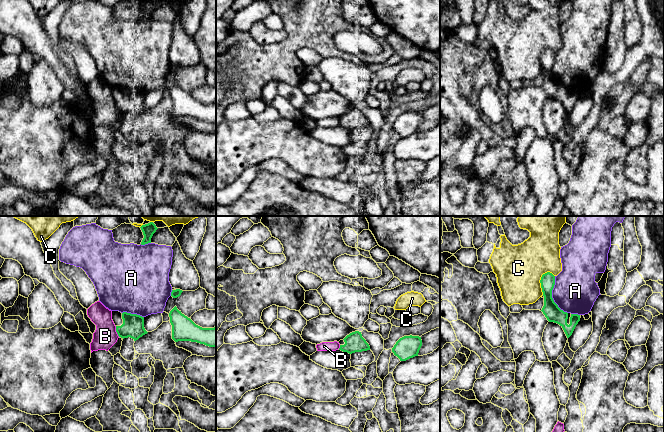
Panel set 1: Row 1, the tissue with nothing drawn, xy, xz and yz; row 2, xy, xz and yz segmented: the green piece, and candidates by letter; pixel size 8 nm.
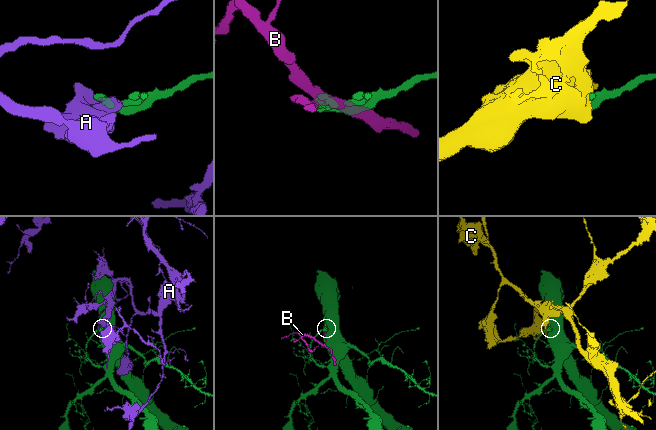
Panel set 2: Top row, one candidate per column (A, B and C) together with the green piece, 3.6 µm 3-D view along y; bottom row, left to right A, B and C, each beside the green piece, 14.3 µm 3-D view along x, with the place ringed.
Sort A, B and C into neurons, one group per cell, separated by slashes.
A / B / C

